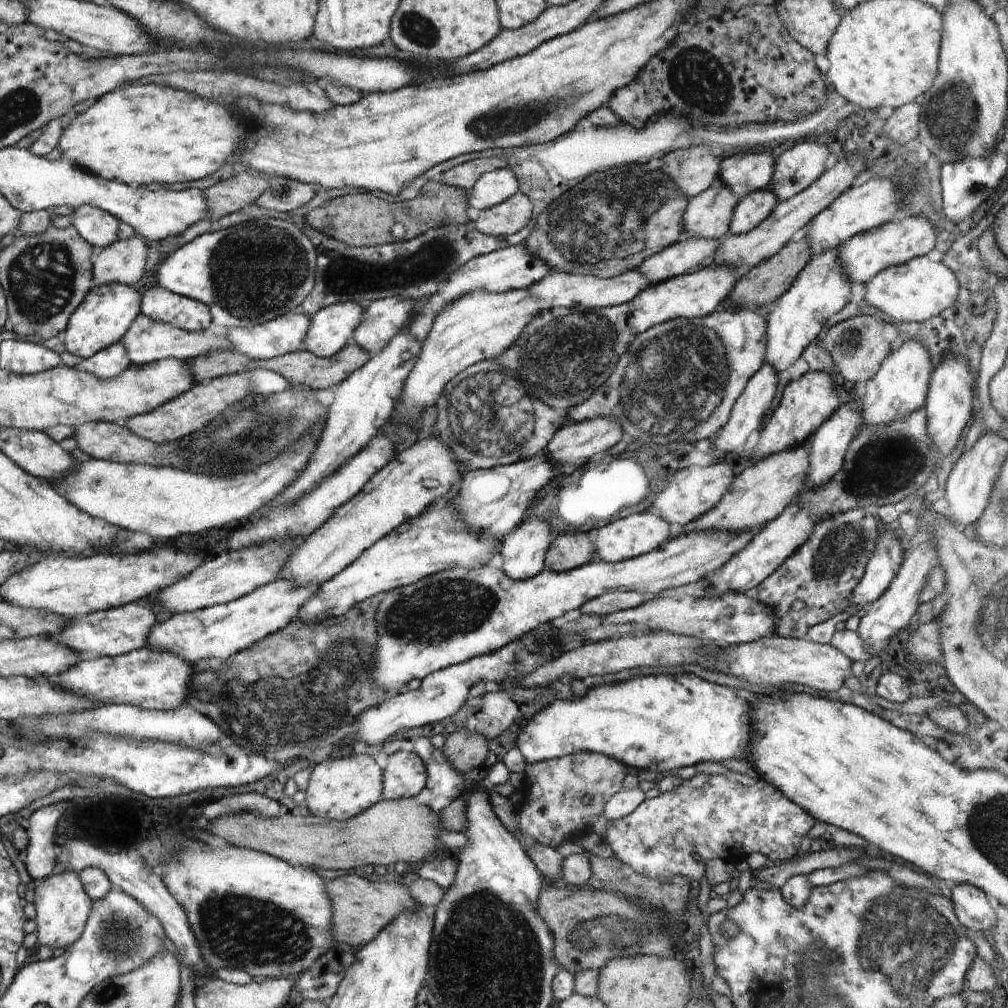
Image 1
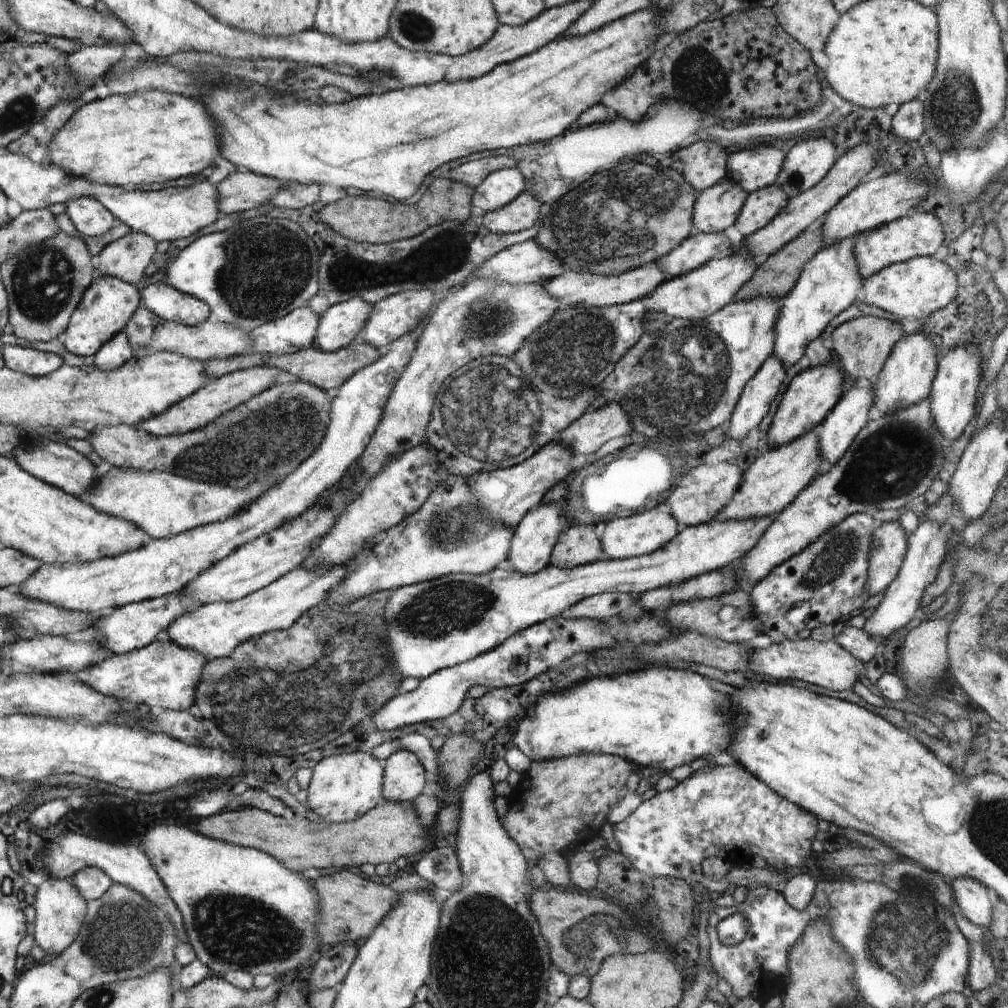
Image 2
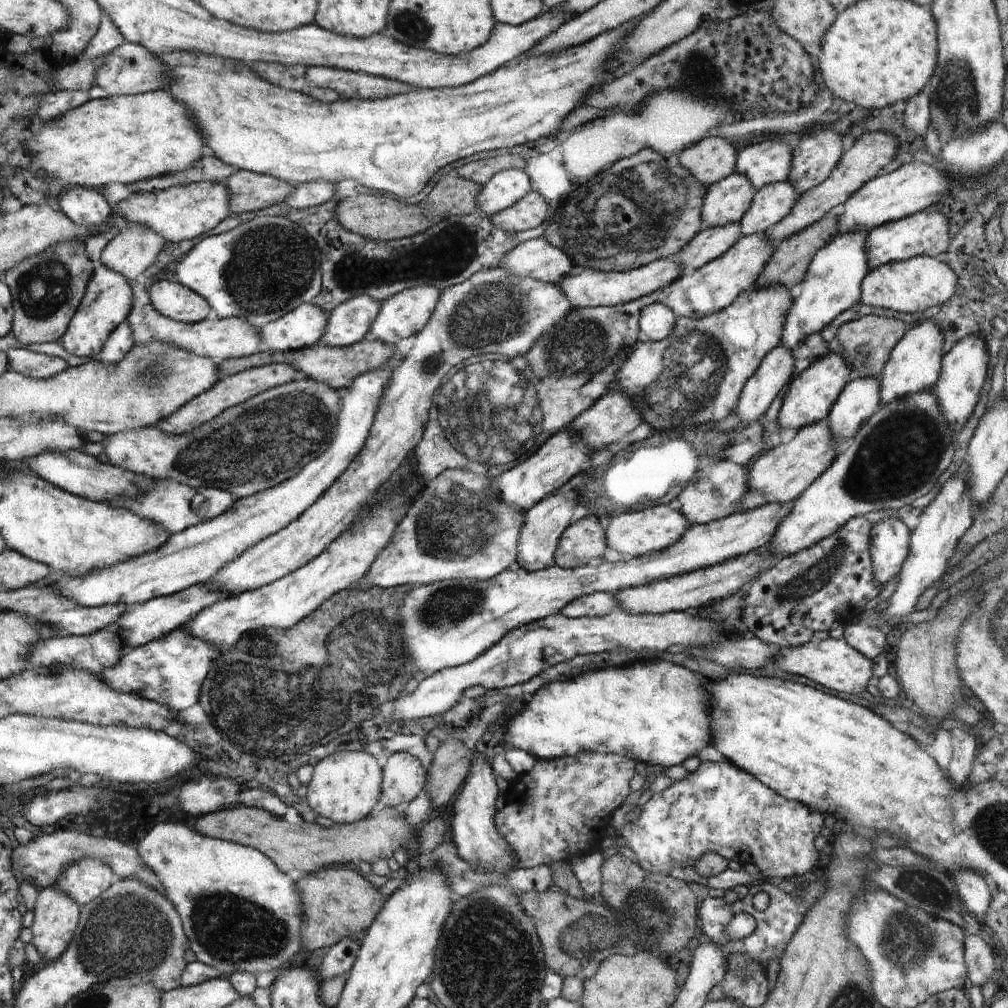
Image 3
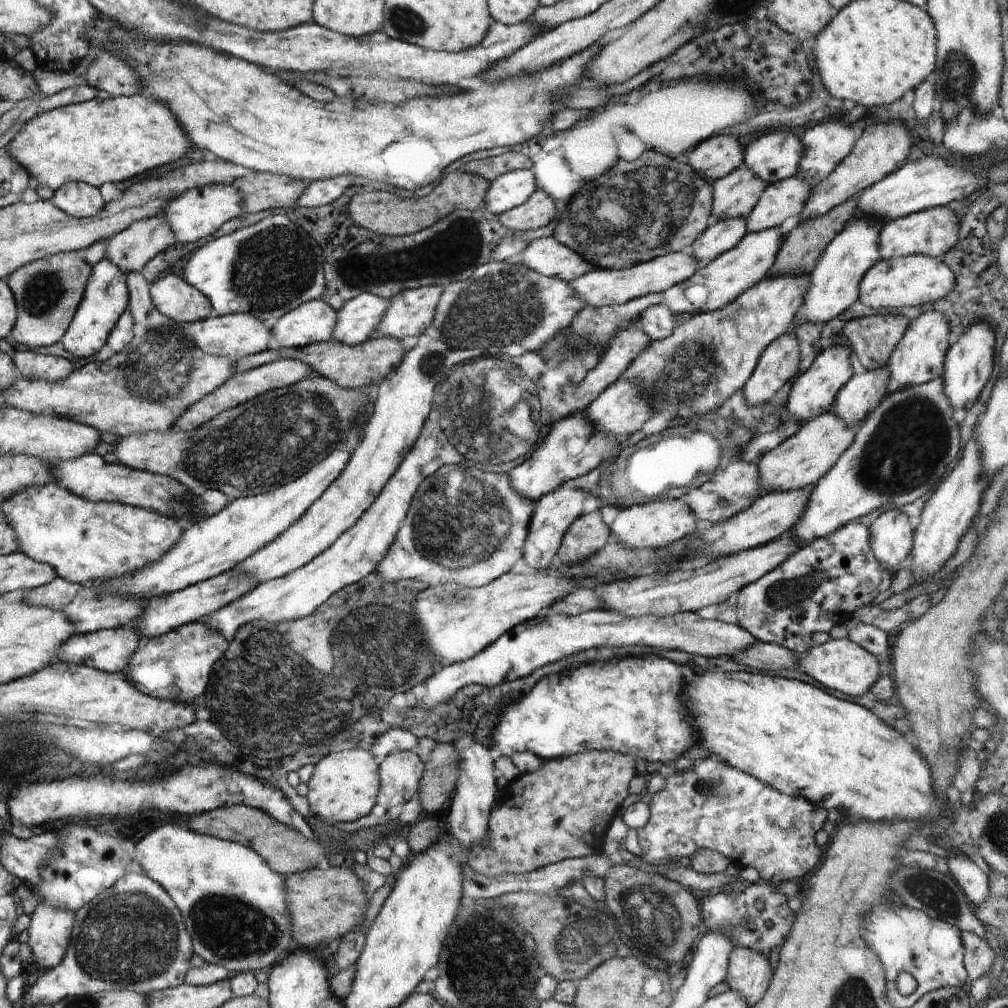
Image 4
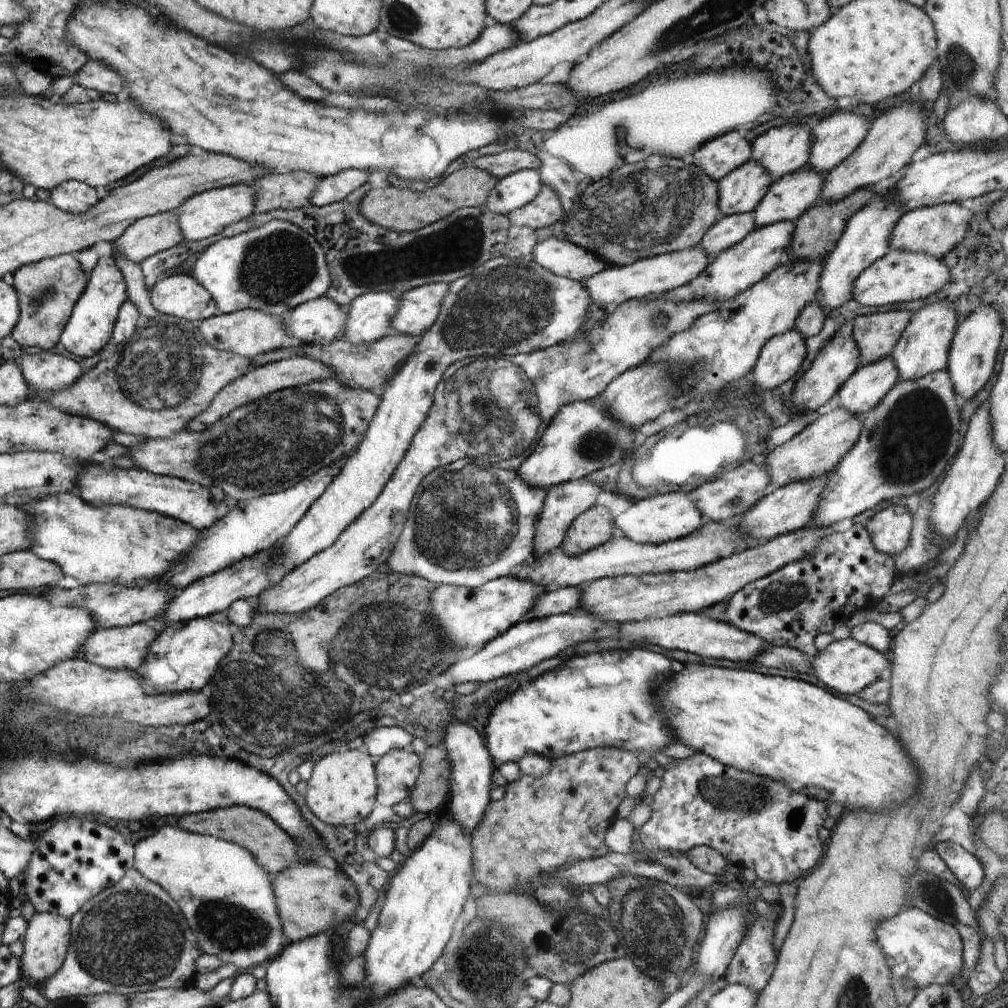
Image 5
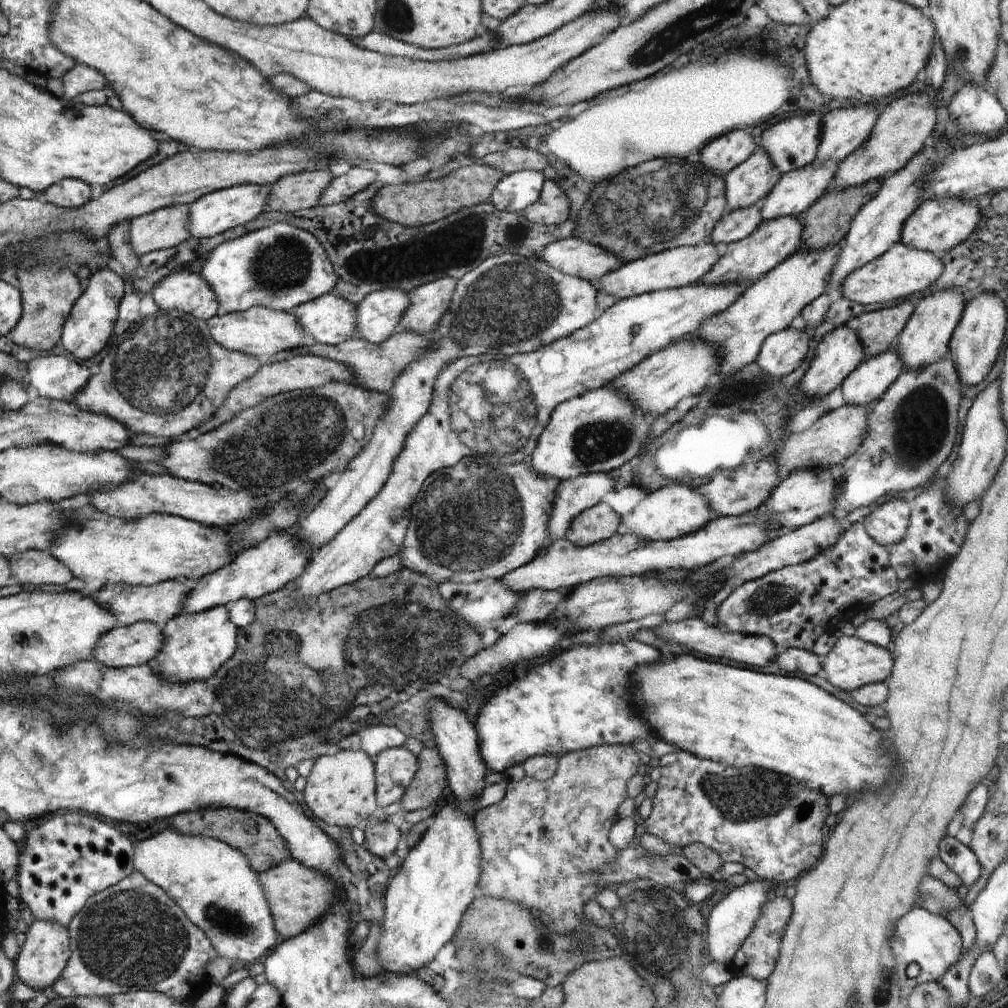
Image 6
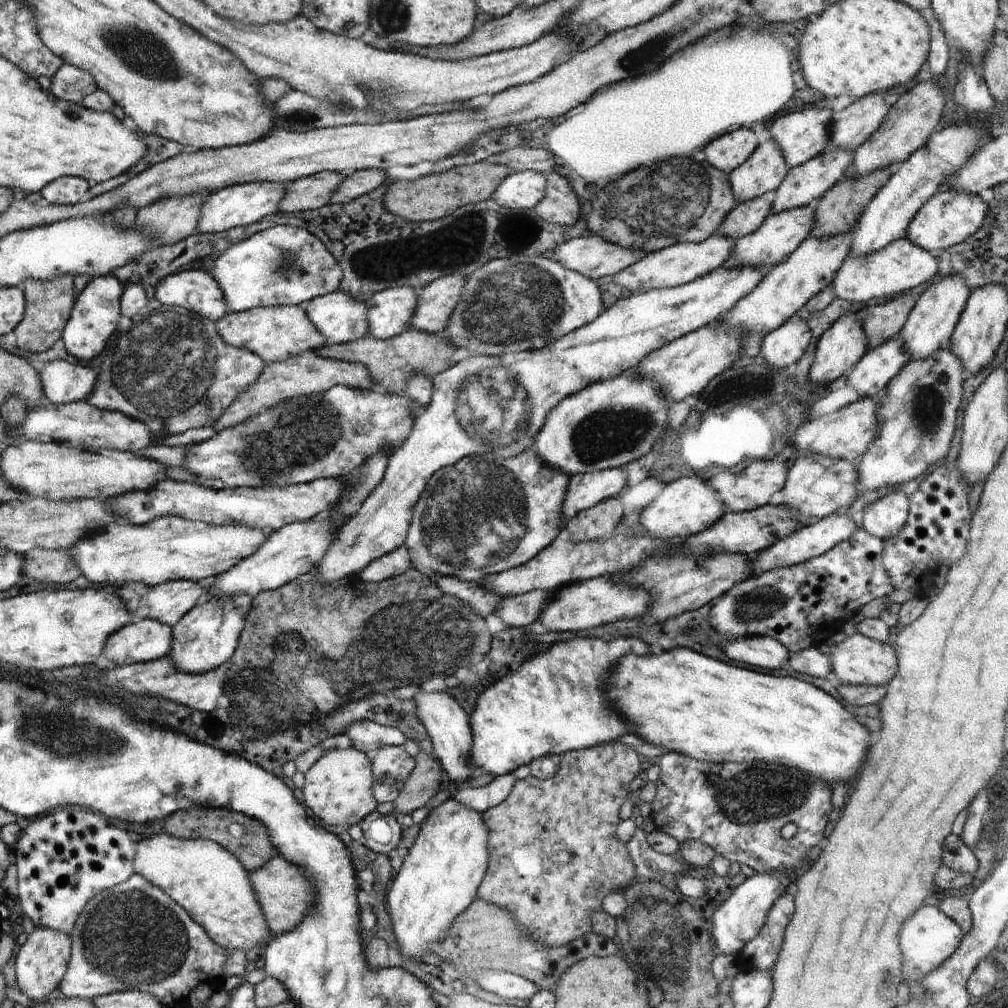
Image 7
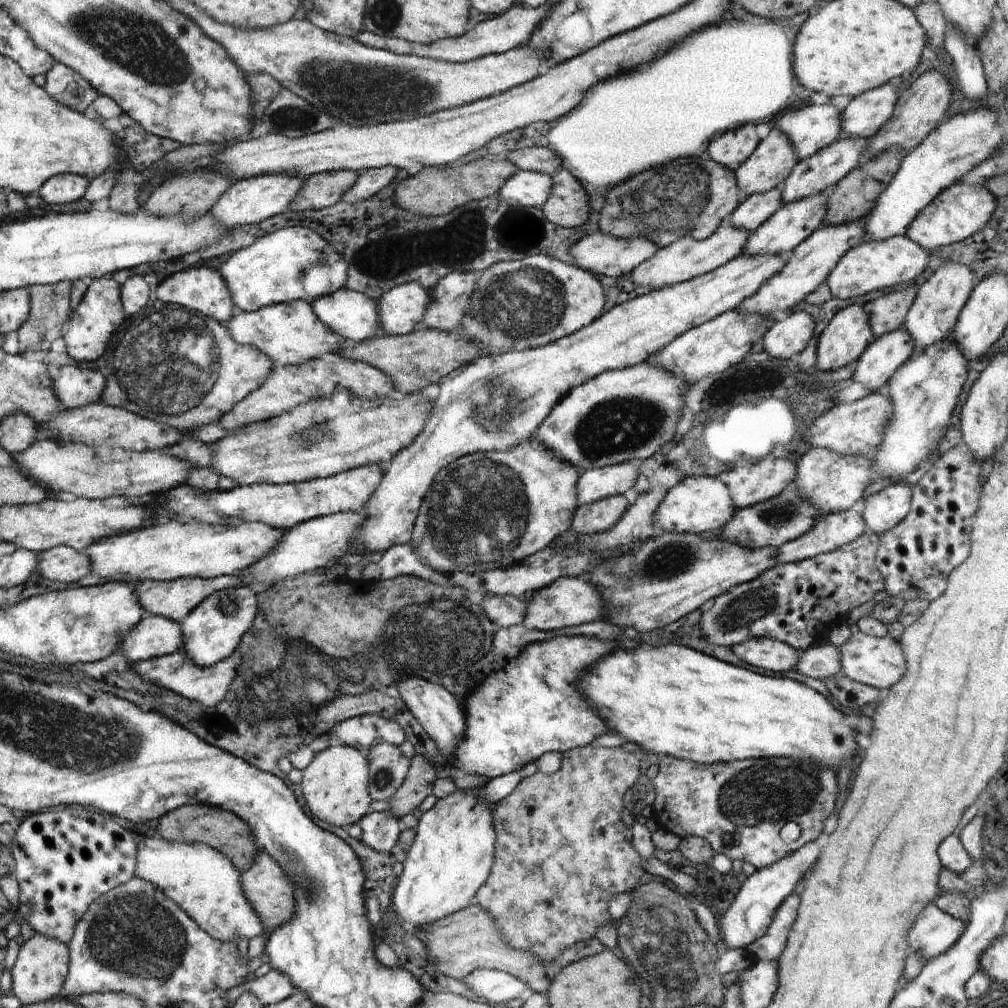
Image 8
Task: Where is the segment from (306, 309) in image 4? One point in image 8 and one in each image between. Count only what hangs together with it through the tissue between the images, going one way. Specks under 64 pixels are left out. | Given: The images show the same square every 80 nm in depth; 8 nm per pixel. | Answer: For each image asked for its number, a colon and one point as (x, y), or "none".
5: (320, 321)
6: (331, 320)
7: (341, 318)
8: (355, 316)

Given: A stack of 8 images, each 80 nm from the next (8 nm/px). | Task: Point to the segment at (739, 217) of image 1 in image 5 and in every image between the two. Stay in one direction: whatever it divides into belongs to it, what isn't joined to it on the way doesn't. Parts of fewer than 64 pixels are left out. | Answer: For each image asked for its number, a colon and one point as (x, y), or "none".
2: (761, 206)
3: (772, 202)
4: (780, 200)
5: (788, 198)

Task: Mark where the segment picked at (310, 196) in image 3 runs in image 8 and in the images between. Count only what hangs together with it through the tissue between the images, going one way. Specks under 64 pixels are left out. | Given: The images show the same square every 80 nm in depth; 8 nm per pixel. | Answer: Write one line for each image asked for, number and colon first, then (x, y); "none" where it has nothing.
4: (318, 193)
5: (331, 189)
6: (357, 179)
7: (362, 182)
8: (371, 181)

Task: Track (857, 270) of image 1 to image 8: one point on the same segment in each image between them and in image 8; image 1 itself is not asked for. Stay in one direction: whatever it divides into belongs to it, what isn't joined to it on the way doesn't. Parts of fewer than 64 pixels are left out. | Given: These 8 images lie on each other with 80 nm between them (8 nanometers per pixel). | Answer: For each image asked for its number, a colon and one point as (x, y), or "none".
2: (920, 235)
3: (925, 233)
4: (932, 232)
5: (936, 230)
6: (940, 223)
7: (951, 216)
8: (958, 212)

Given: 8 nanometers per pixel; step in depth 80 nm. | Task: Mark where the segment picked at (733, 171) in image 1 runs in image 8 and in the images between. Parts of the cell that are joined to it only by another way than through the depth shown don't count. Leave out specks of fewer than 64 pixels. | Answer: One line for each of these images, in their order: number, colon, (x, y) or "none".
2: (756, 168)
3: (769, 161)
4: (774, 157)
5: (784, 150)
6: (793, 143)
7: (802, 135)
8: (810, 129)

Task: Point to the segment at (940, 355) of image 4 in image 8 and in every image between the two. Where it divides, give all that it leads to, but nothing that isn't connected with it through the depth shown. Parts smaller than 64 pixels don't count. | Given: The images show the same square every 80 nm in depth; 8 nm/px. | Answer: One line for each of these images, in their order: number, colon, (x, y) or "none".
5: (923, 349)
6: (925, 339)
7: (929, 326)
8: (939, 300)

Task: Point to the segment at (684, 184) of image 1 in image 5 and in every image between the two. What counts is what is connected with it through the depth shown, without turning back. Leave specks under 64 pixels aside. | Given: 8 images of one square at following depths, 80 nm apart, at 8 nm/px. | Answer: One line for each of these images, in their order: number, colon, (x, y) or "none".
2: (703, 164)
3: (713, 159)
4: (714, 159)
5: (717, 158)

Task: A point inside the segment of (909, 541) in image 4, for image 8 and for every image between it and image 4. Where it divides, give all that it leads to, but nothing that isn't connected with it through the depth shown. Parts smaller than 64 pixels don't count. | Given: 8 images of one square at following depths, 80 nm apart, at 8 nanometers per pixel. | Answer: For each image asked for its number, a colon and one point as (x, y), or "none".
5: (890, 530)
6: (886, 524)
7: (884, 518)
8: (884, 509)

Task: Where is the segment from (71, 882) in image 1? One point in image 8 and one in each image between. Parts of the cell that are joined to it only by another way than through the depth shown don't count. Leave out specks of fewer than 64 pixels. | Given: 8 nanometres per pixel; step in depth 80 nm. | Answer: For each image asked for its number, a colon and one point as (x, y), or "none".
2: (60, 907)
3: (56, 915)
4: (51, 930)
5: (47, 938)
6: (45, 954)
7: (43, 960)
8: (42, 965)

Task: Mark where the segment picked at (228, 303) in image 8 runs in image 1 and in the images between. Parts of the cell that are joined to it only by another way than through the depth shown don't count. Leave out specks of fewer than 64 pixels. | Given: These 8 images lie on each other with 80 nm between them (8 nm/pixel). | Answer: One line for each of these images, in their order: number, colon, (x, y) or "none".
1: (160, 305)
2: (165, 301)
3: (171, 299)
4: (177, 300)
5: (181, 296)
6: (188, 292)
7: (195, 290)

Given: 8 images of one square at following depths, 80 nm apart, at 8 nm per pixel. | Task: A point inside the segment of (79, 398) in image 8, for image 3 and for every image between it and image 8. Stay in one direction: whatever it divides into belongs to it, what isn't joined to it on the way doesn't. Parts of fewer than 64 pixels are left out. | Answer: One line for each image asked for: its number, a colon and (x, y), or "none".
3: (34, 365)
4: (29, 365)
5: (43, 371)
6: (55, 377)
7: (63, 382)

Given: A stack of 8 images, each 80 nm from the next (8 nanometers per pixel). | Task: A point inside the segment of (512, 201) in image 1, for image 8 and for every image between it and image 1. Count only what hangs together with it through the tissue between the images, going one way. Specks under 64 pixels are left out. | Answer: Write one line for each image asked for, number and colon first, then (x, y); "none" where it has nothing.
2: (523, 211)
3: (530, 211)
4: (537, 211)
5: (545, 210)
6: (552, 207)
7: (560, 205)
8: (568, 206)

